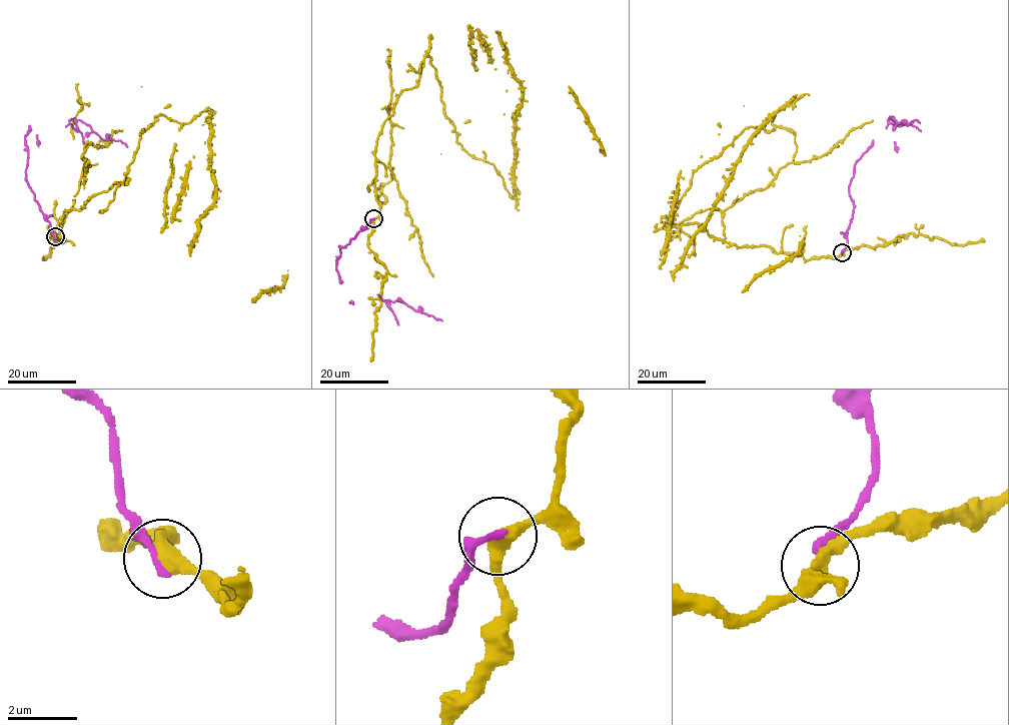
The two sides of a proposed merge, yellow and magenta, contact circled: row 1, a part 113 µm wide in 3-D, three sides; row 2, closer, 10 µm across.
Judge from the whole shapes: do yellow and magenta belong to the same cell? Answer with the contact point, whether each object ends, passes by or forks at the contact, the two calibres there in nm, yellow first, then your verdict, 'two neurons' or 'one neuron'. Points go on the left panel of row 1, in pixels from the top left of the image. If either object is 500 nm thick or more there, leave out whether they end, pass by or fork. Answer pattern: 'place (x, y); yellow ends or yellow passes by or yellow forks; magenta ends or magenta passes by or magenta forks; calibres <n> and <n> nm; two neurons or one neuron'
place (55, 236); yellow passes by; magenta ends; calibres 400 and 240 nm; two neurons

